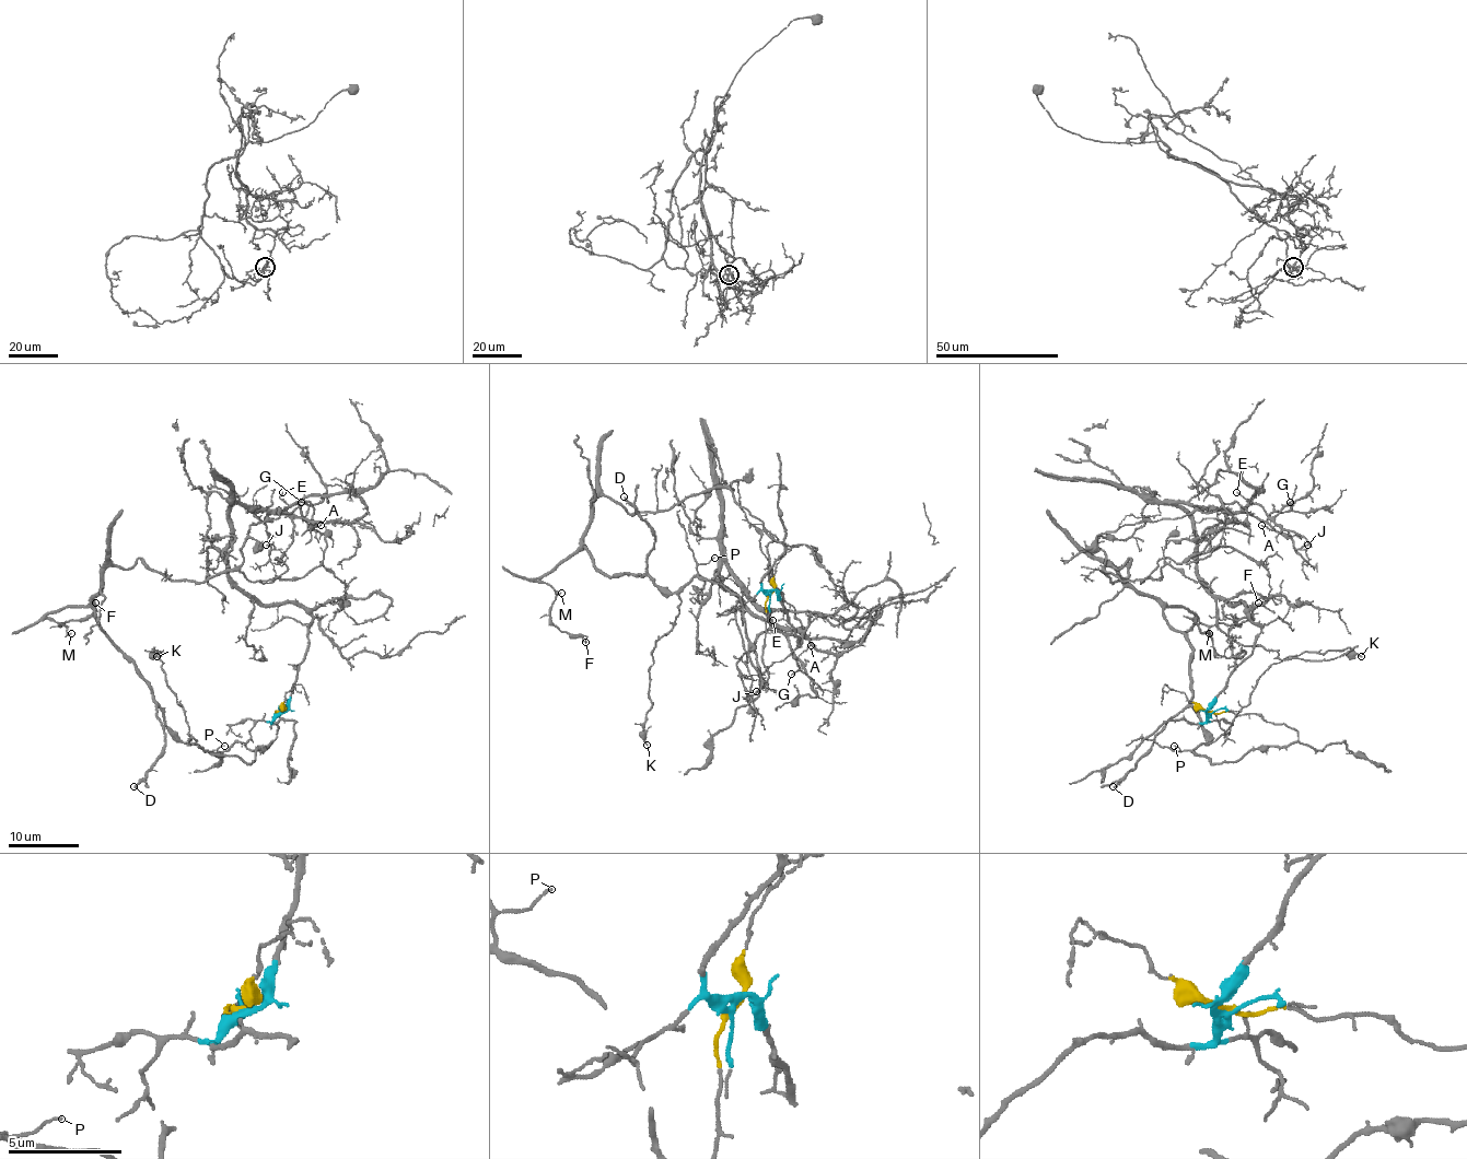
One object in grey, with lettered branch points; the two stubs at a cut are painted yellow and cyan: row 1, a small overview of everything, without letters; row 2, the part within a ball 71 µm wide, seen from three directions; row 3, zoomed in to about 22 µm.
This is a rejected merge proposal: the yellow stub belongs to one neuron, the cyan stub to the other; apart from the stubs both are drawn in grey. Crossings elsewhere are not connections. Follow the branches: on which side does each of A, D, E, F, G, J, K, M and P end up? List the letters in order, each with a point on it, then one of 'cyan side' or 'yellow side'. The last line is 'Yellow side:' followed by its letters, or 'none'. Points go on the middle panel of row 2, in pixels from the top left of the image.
A: place (811, 645); cyan side
D: place (624, 496); yellow side
E: place (772, 620); cyan side
F: place (585, 642); yellow side
G: place (791, 674); cyan side
J: place (756, 691); cyan side
K: place (647, 745); yellow side
M: place (561, 593); yellow side
P: place (714, 558); yellow side
Yellow side: D, F, K, M, P

